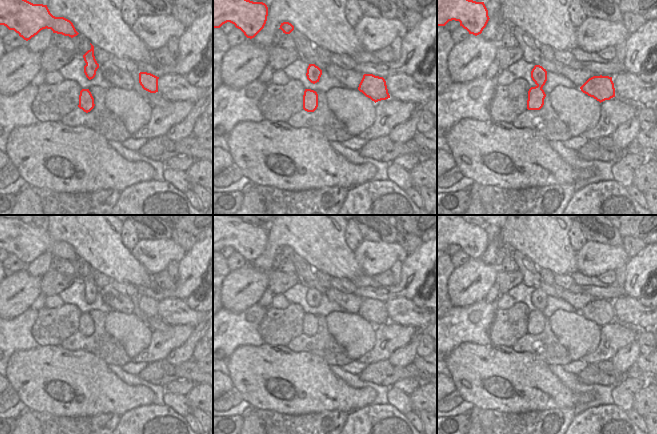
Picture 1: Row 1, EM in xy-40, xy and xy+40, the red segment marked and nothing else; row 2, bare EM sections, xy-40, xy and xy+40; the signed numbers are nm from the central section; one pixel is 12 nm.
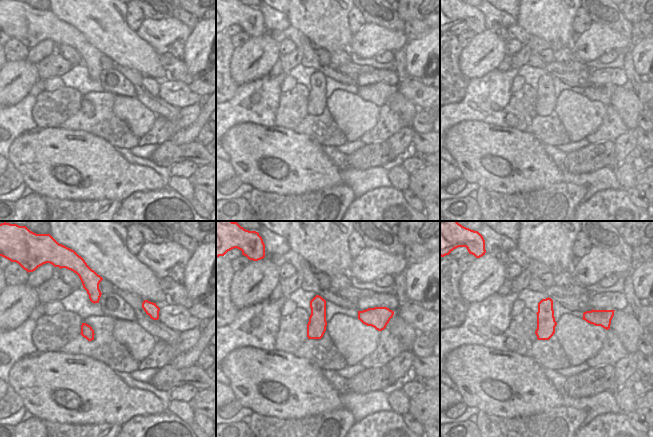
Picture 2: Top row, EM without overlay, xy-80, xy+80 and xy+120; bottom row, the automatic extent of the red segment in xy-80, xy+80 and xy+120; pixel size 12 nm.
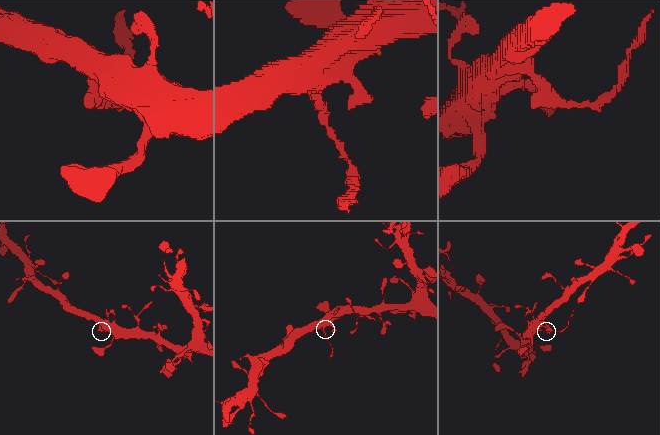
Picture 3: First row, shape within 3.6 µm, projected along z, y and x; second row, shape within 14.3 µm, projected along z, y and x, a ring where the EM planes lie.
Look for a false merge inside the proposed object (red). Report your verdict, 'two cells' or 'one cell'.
two cells

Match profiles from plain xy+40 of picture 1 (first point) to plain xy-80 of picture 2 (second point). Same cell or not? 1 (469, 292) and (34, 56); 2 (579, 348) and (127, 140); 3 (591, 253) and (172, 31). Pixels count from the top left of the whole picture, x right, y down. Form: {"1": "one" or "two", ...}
{"1": "two", "2": "two", "3": "one"}

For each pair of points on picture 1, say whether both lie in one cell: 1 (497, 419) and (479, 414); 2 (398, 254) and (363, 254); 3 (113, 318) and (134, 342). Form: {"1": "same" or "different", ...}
{"1": "same", "2": "same", "3": "same"}

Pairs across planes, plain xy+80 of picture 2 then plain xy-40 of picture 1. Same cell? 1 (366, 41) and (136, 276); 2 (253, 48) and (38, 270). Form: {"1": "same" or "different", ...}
{"1": "different", "2": "different"}

